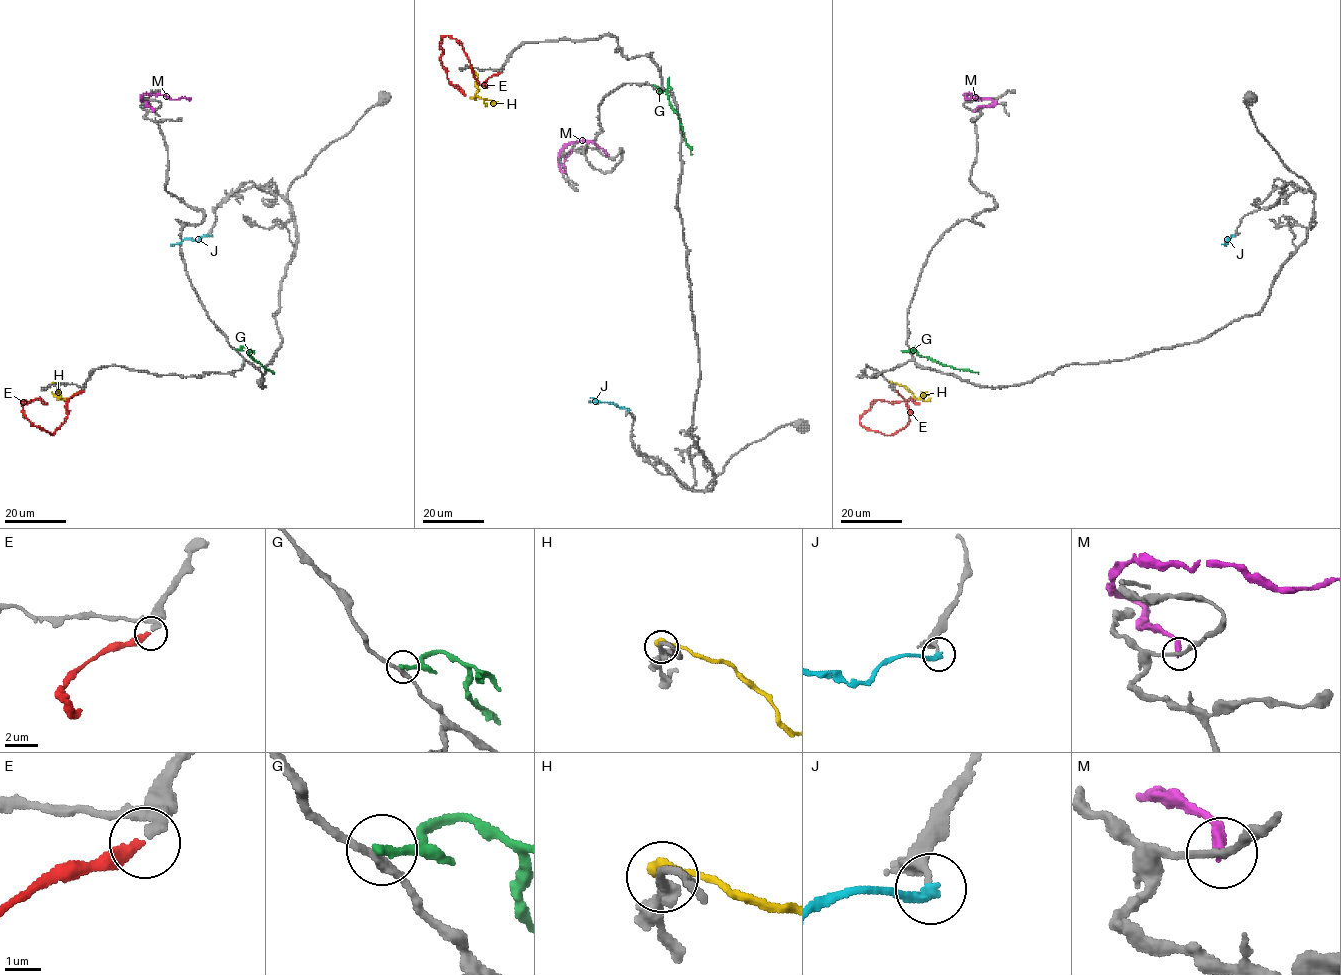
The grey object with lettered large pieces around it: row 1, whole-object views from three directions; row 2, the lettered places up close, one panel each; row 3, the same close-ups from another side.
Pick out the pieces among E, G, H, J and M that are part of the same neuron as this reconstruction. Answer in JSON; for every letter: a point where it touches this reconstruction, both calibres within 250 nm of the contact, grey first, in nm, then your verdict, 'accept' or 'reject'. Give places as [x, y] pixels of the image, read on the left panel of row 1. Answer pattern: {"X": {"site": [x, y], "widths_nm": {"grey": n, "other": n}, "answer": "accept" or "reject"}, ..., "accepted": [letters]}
{"E": {"site": [82, 391], "widths_nm": {"grey": 280, "other": 320}, "answer": "accept"}, "G": {"site": [236, 349], "widths_nm": {"grey": 240, "other": 240}, "answer": "reject"}, "H": {"site": [54, 383], "widths_nm": {"grey": 360, "other": 400}, "answer": "reject"}, "J": {"site": [211, 235], "widths_nm": {"grey": 240, "other": 280}, "answer": "reject"}, "M": {"site": [153, 111], "widths_nm": {"grey": 190, "other": 320}, "answer": "reject"}, "accepted": ["E"]}

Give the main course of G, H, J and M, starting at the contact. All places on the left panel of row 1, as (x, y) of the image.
G: (236, 349), (245, 346), (250, 356), (273, 373)
H: (54, 383), (59, 385), (58, 398), (69, 398), (80, 392)
J: (211, 235), (172, 243)
M: (153, 111), (140, 98), (144, 94), (191, 99)

